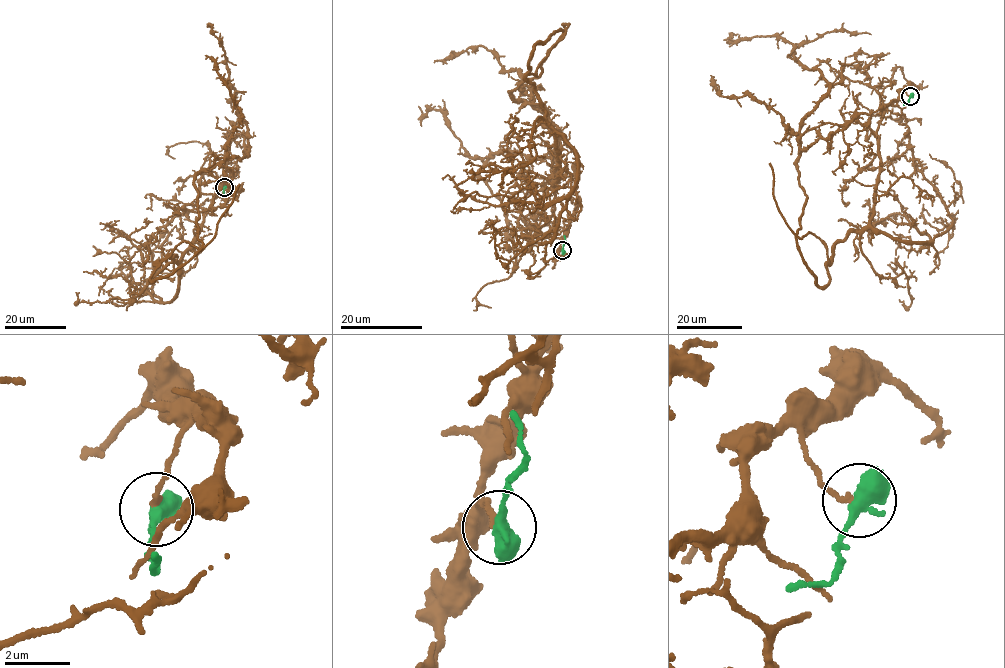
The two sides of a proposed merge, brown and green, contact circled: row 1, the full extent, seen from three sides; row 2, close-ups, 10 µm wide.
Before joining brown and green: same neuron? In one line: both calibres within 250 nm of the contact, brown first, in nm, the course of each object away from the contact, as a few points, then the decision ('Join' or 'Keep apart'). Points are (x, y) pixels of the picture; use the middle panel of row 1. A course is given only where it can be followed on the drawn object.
Thickness 160 nm (brown) against 650 nm. Course of brown: (561, 250), (577, 158), (525, 100), (557, 143), (552, 187), (557, 134), (575, 188), (550, 243), (488, 219). Course of green: (562, 250), (564, 235). Keep apart

